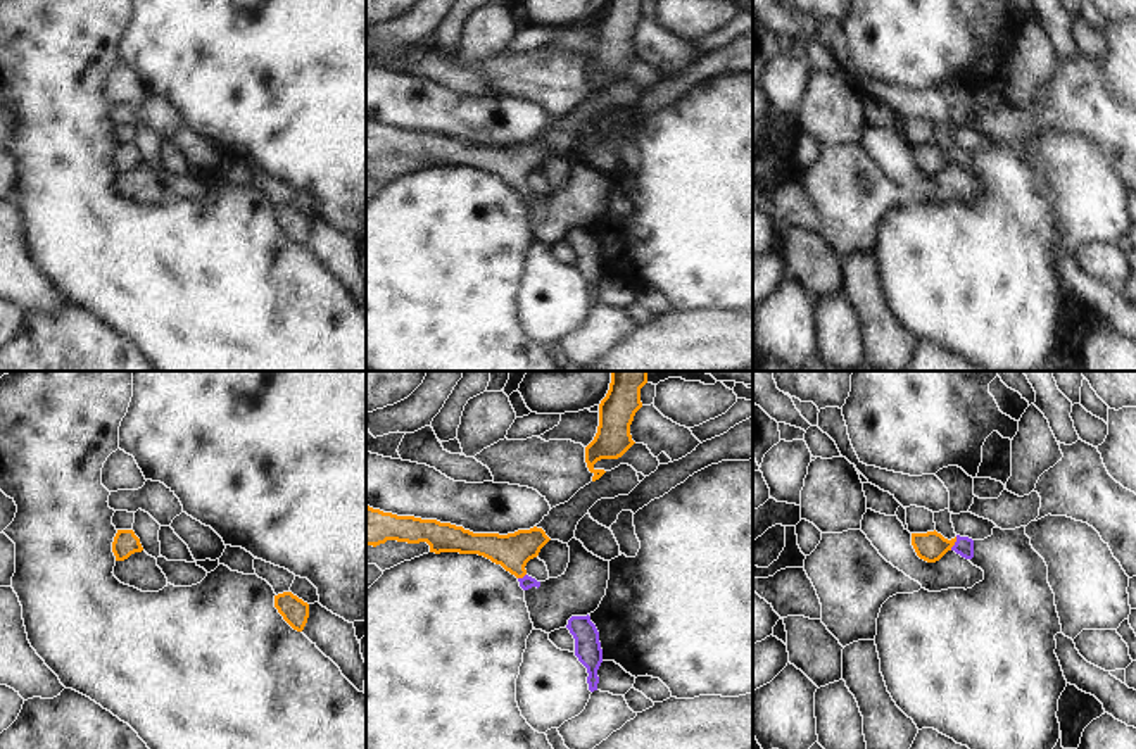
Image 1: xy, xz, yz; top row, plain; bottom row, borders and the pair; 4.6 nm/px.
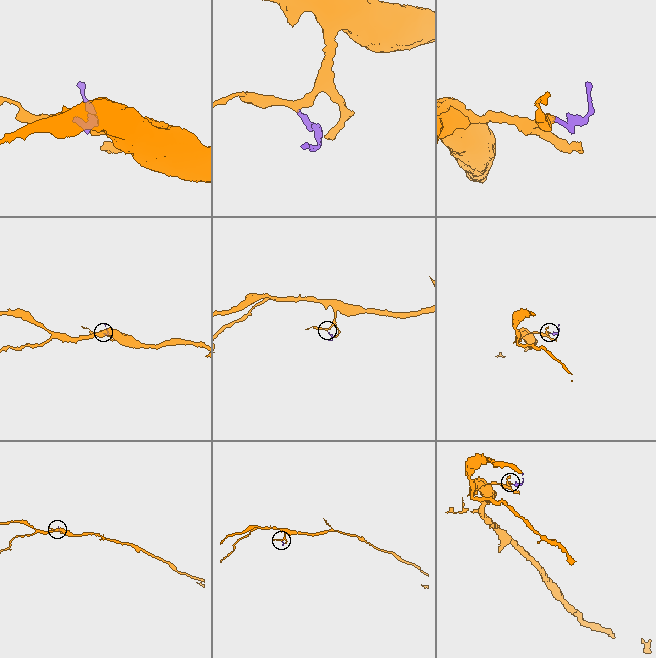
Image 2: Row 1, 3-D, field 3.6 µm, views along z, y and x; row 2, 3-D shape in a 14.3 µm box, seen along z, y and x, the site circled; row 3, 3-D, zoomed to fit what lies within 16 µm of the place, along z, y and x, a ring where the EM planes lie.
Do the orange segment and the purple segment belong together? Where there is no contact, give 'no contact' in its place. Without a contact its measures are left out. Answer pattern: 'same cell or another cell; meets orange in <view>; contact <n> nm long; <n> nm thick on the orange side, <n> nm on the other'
same cell; meets orange in yz; contact 70 nm long; 140 nm thick on the orange side, 90 nm on the other

